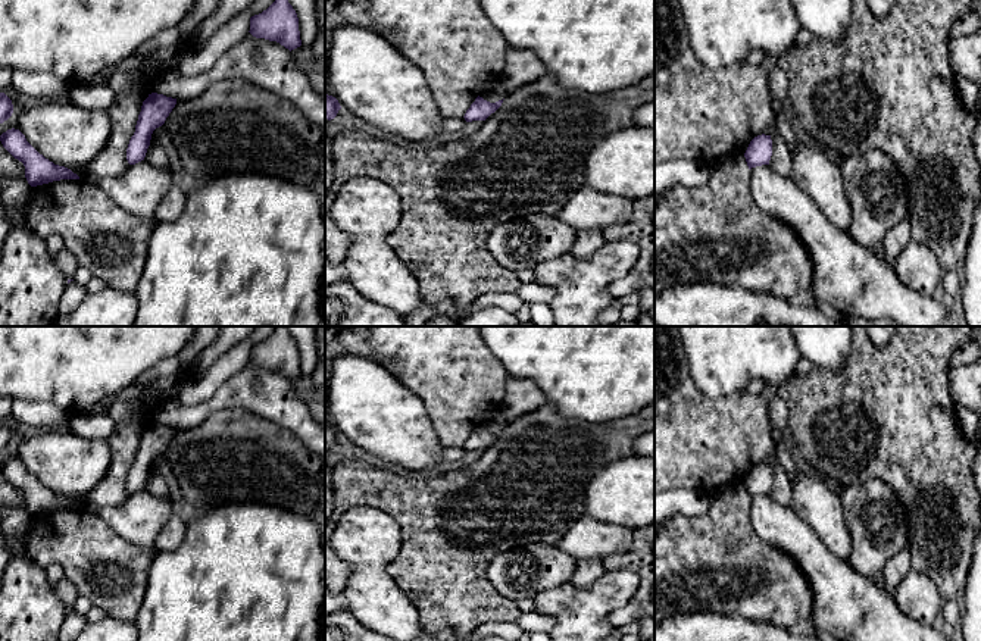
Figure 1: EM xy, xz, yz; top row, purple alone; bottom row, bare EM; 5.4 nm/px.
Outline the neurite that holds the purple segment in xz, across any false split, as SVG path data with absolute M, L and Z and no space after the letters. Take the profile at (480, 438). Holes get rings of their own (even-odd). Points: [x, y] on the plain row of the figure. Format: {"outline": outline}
{"outline": "M477 426L475 431L471 434L471 437L465 443L465 450L485 450L491 443L494 443L500 435L503 429L499 429L496 432L490 432L484 429L482 426Z"}

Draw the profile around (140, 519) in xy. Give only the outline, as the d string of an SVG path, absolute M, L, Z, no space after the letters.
M147 490L129 494L128 500L116 507L93 509L121 537L143 550L156 545L157 535L169 520L174 501L171 497L157 497Z

